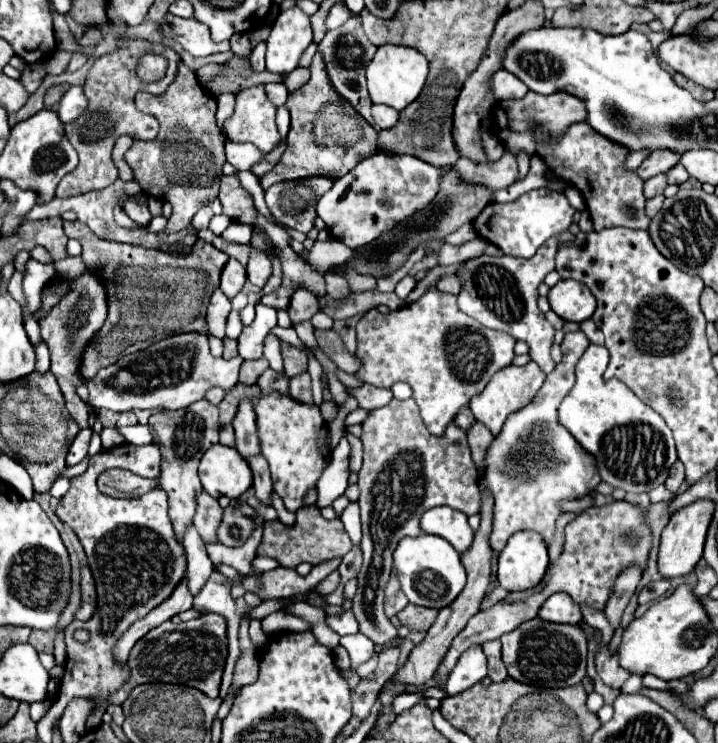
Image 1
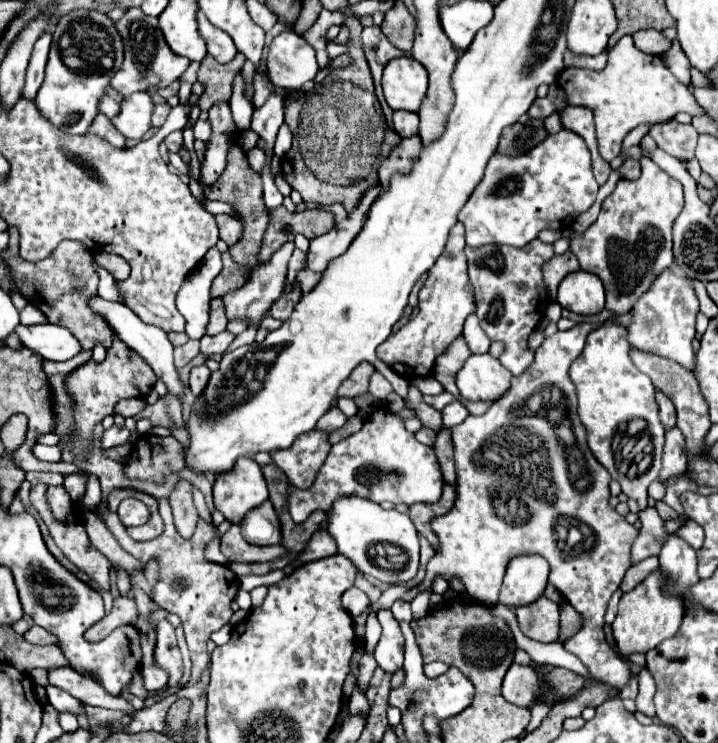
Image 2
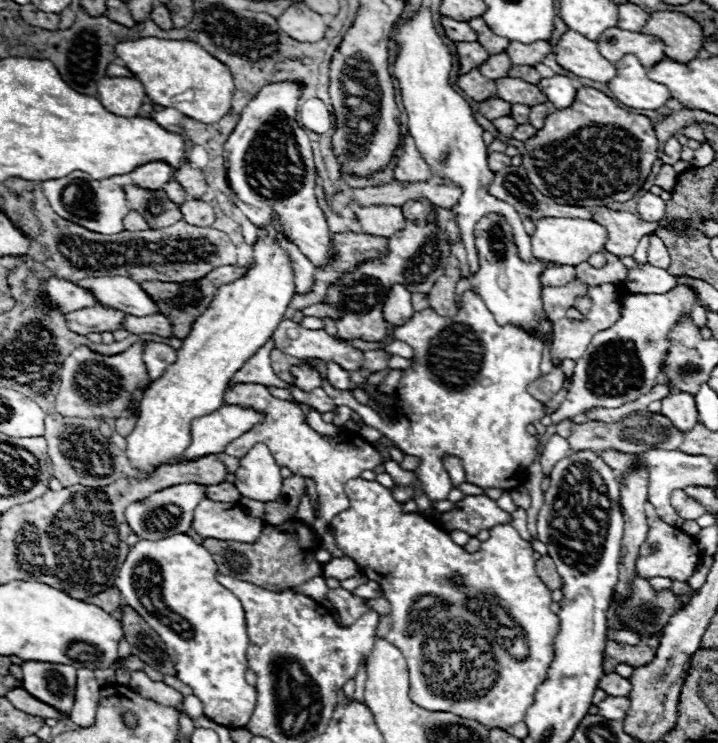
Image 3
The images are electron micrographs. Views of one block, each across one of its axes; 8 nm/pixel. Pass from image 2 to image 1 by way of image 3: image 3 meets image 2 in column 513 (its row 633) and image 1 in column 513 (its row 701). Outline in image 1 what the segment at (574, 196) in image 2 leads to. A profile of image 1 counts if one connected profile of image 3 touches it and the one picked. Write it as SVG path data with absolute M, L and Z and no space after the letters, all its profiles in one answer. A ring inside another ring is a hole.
M538 188L522 194L520 198L512 202L490 202L482 214L474 218L474 230L480 238L484 238L490 244L496 244L504 254L520 256L520 258L532 258L536 250L552 236L558 236L560 232L566 232L572 224L574 208L570 206L564 192Z

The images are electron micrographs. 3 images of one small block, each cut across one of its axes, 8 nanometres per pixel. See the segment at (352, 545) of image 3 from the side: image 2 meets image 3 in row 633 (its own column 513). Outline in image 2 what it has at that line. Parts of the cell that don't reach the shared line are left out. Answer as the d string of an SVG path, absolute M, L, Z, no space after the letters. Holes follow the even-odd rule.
M578 324L566 332L558 330L552 338L546 338L542 342L542 346L536 350L536 358L534 358L532 366L524 374L512 378L512 386L506 396L496 400L486 414L468 416L462 424L450 428L452 442L454 442L454 462L456 462L456 502L448 514L432 518L430 526L440 538L440 550L434 554L434 560L428 562L428 574L426 574L424 582L420 586L416 586L414 590L410 590L402 598L410 602L420 590L430 588L434 576L440 574L446 580L450 580L454 576L460 578L464 582L468 594L474 600L480 600L486 604L496 604L498 590L500 590L502 576L506 572L508 562L518 554L538 554L538 556L546 558L550 564L550 584L556 586L560 590L560 594L582 616L582 628L578 630L578 634L574 634L572 638L568 638L564 642L564 648L570 654L574 654L576 658L580 658L580 662L584 662L584 666L588 666L588 672L592 674L594 680L616 686L622 690L630 680L630 668L628 668L626 660L618 658L618 654L614 654L612 648L606 644L602 626L604 626L604 614L606 614L608 602L610 602L612 594L618 590L622 576L632 566L630 550L632 550L632 542L636 540L638 530L630 522L626 522L626 518L620 516L608 504L610 474L608 474L608 470L604 470L604 466L600 466L600 462L596 462L596 458L588 450L586 430L584 430L584 424L580 422L578 412L576 412L576 408L578 408L576 390L574 390L574 384L568 376L570 364L580 356L586 336L594 328L598 328L598 324ZM544 386L558 386L570 402L572 432L576 436L578 450L584 460L582 470L580 470L578 478L574 478L574 482L578 482L578 480L590 482L586 490L578 492L574 488L574 484L570 480L570 468L568 468L564 450L558 446L558 440L554 436L554 428L548 422L548 418L530 414L530 410L526 406L526 400L534 392L542 390ZM510 466L526 466L526 482L522 482L520 476L514 476L510 472ZM520 506L524 506L526 520L512 522L512 516L520 514L518 512Z

